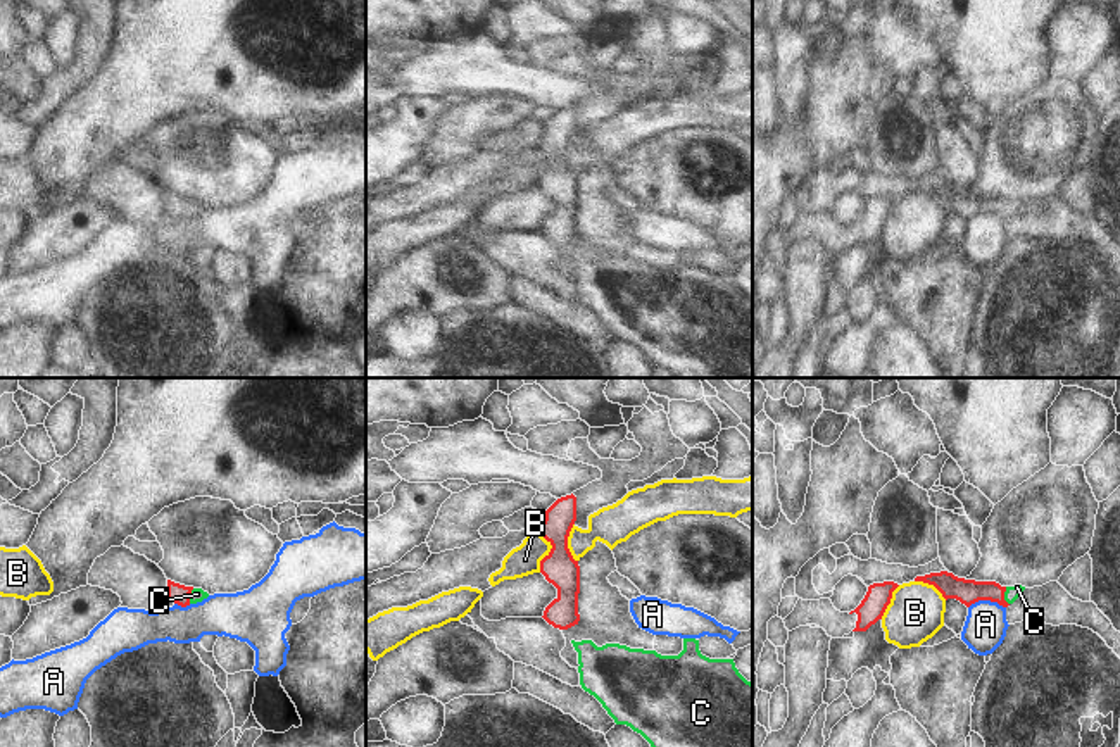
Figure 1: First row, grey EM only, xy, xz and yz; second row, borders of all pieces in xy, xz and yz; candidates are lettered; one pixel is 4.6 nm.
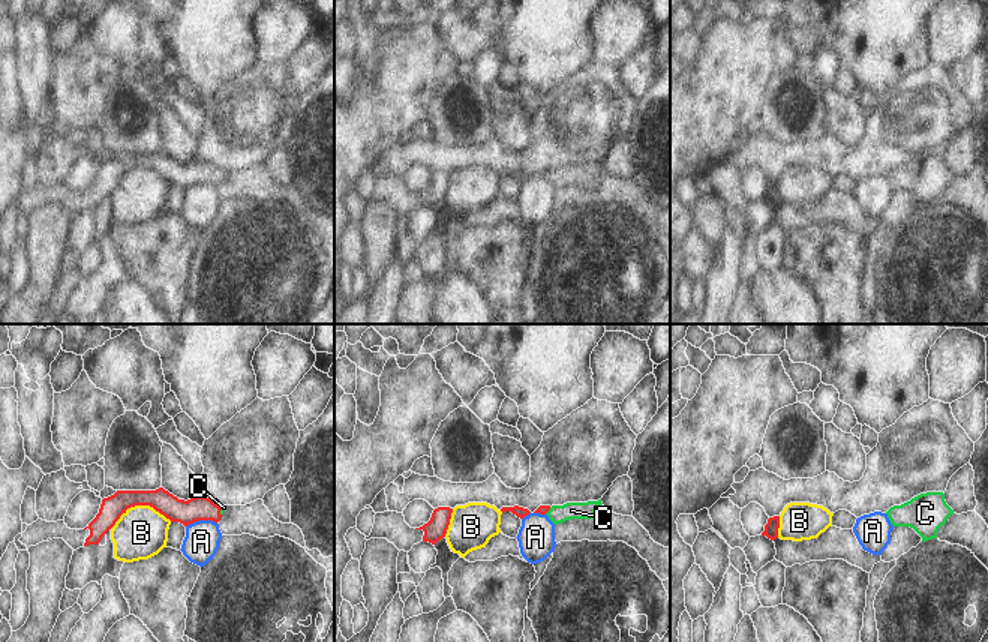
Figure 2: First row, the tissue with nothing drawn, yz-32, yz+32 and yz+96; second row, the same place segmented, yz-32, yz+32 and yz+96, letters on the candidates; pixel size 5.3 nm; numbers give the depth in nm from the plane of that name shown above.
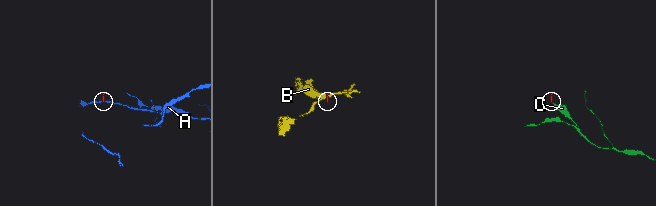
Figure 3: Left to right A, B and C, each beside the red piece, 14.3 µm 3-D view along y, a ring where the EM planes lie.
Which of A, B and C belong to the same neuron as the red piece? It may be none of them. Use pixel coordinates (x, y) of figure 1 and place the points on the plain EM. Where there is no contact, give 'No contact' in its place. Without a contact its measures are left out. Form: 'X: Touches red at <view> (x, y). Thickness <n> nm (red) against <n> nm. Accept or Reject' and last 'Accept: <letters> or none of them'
A: Touches red at yz (986, 213). Thickness 120 nm (red) against 200 nm. Reject
B: Touches red at xz (549, 166). Thickness 160 nm (red) against 140 nm. Reject
C: Touches red at yz (1003, 209). Thickness 120 nm (red) against 70 nm. Accept
Accept: C

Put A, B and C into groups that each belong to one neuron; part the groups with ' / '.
A / B / C

